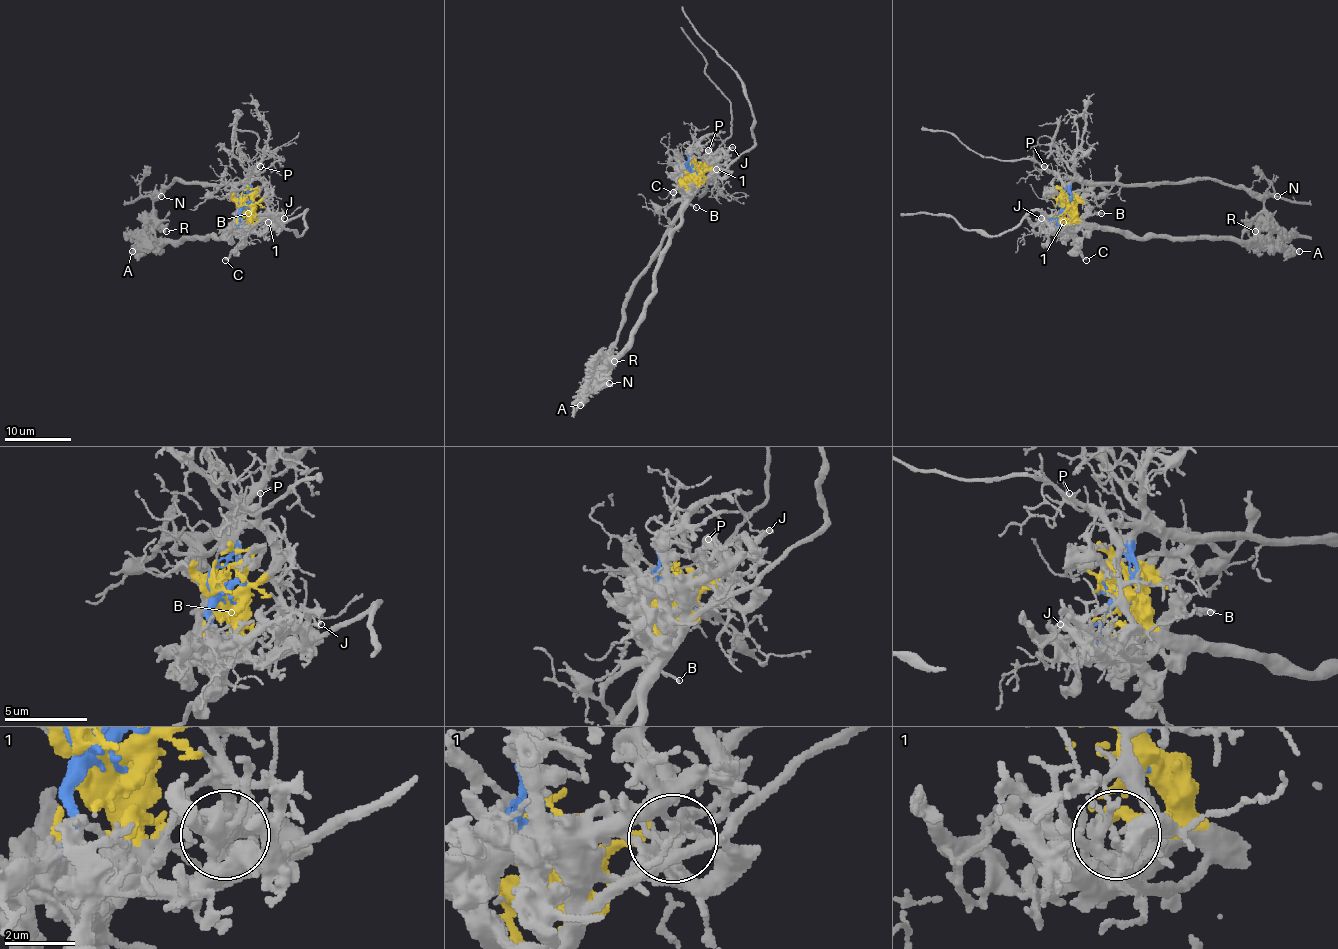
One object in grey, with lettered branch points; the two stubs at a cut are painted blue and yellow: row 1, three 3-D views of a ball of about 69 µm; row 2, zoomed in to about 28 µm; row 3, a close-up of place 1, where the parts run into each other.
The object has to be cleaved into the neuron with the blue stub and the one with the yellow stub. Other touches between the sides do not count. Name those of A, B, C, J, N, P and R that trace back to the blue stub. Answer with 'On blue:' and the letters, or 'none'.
On blue: N, P

